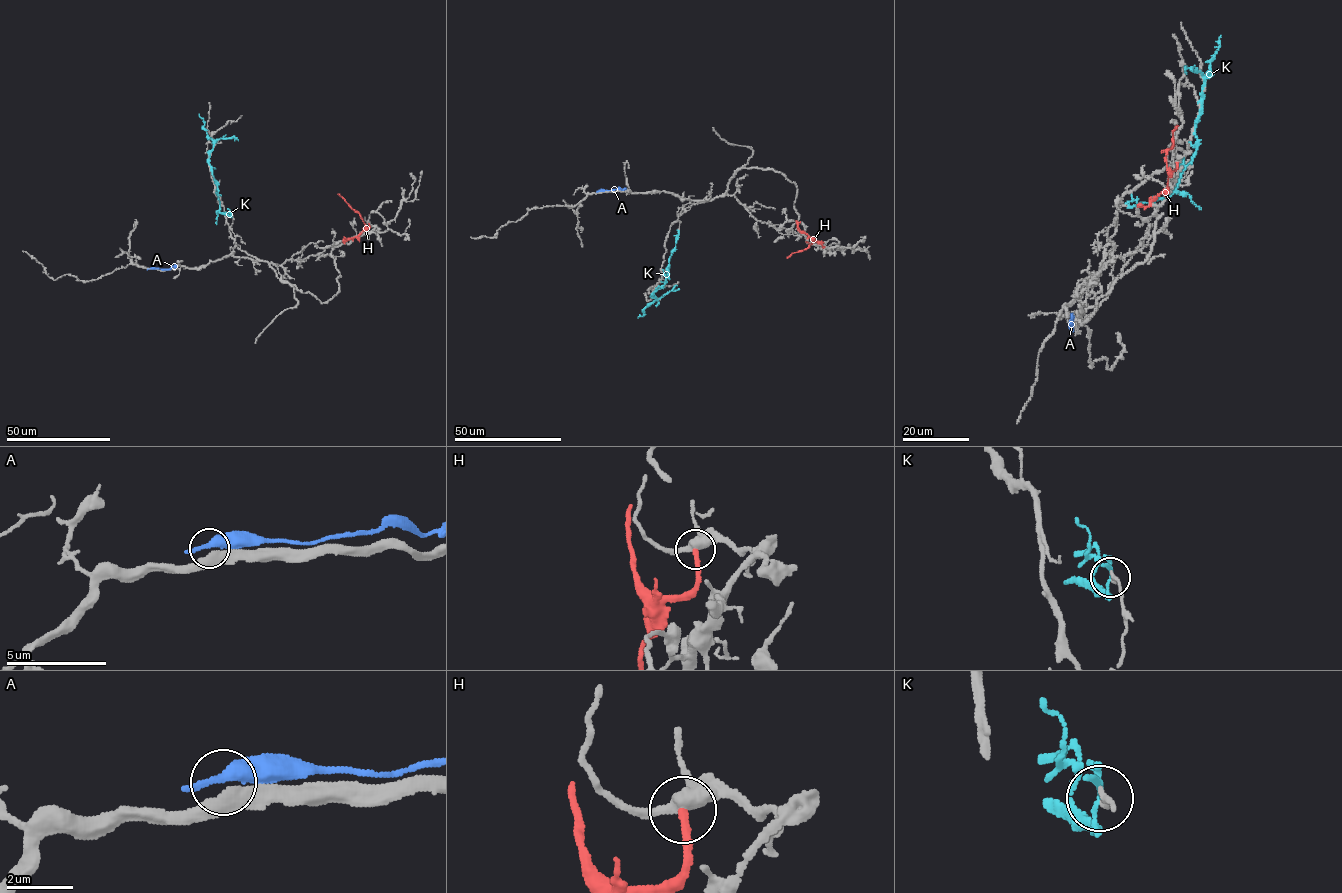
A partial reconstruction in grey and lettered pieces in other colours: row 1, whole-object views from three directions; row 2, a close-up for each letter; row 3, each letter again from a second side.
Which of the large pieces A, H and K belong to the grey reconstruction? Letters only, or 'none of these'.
none of these

